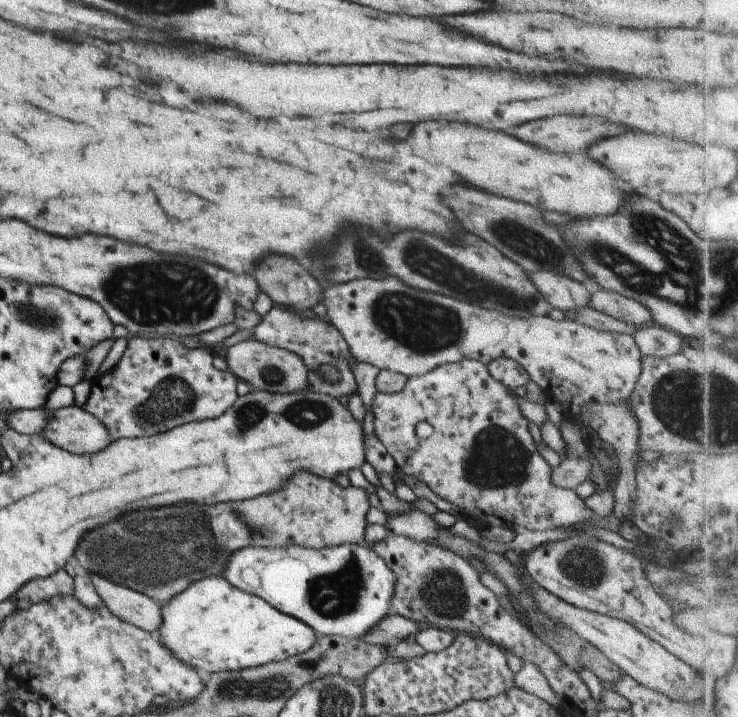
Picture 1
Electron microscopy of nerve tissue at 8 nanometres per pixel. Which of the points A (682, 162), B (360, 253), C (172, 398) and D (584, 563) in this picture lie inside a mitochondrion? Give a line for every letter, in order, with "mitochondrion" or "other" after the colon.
A: other
B: mitochondrion
C: mitochondrion
D: mitochondrion

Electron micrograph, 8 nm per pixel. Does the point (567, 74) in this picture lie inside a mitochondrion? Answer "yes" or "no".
no

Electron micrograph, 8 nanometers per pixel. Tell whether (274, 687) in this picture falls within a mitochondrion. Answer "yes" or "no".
yes

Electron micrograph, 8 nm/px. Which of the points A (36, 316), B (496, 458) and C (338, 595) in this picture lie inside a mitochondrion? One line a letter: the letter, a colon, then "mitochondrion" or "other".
A: mitochondrion
B: mitochondrion
C: mitochondrion

